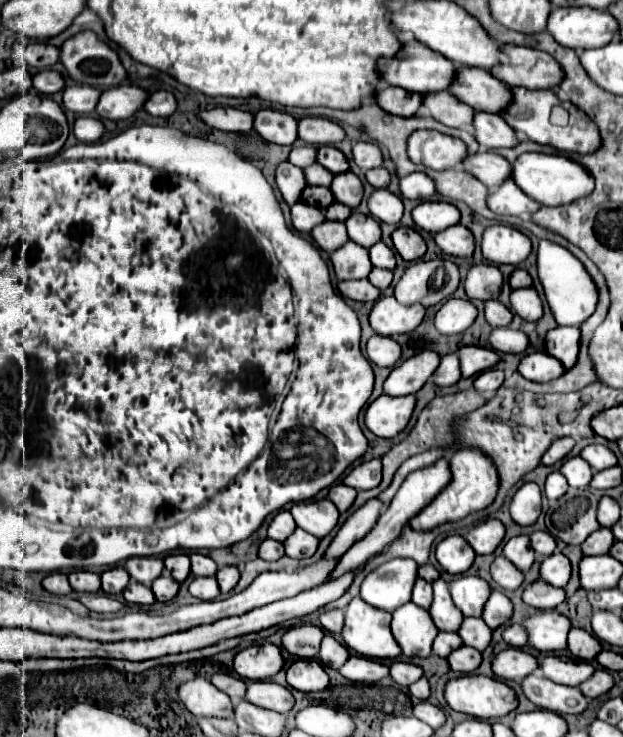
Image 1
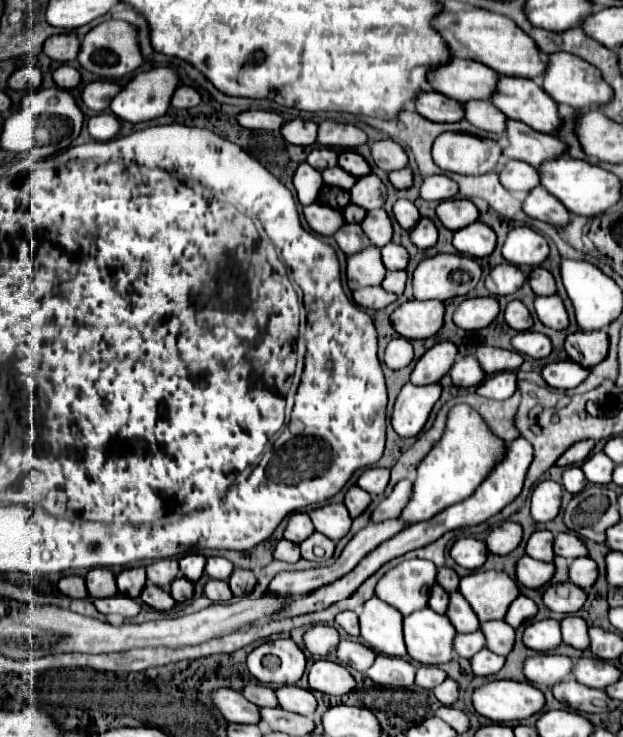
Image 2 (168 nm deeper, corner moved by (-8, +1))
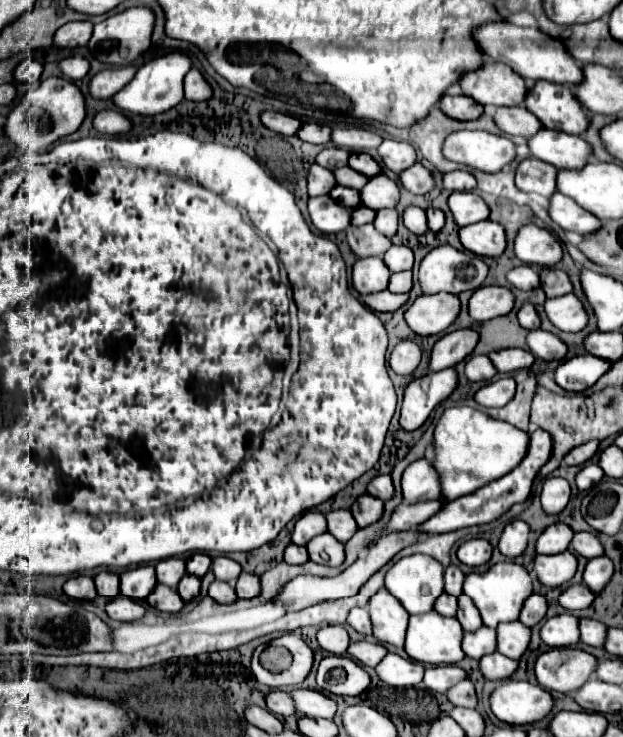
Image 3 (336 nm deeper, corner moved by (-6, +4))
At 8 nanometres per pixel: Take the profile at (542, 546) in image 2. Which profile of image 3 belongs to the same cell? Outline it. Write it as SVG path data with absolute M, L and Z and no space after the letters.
M558 522L550 528L546 528L542 532L542 536L538 538L536 542L536 552L538 554L560 554L560 552L566 552L570 548L570 542L572 542L572 528L564 522Z

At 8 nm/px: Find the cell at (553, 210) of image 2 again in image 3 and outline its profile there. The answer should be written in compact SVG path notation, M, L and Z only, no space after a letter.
M556 192L550 198L550 218L560 224L564 230L568 232L576 232L580 236L590 236L596 234L602 228L602 222L590 214L588 210L584 210L582 206L578 206L572 198Z

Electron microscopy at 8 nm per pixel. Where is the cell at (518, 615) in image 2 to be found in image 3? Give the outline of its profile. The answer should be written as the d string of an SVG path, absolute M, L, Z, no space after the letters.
M532 594L524 602L524 608L520 612L520 622L526 624L526 626L534 626L534 624L538 624L546 616L546 610L548 610L546 598L542 594Z

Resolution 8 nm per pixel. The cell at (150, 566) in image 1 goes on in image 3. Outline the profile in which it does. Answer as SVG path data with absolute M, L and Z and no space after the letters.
M166 558L156 564L156 576L160 584L166 584L170 588L178 588L178 582L186 574L186 562L182 558Z

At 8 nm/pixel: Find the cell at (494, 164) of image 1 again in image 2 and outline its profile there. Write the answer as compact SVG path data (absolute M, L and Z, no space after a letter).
M510 159L504 165L498 167L500 183L508 191L522 191L528 193L528 189L540 185L540 177L536 177L536 169L532 165L526 165L524 161Z

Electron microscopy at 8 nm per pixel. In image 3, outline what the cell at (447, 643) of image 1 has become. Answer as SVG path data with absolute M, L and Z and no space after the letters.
M482 626L476 632L466 632L462 640L462 650L466 652L466 656L474 660L480 660L482 656L496 652L496 630Z

